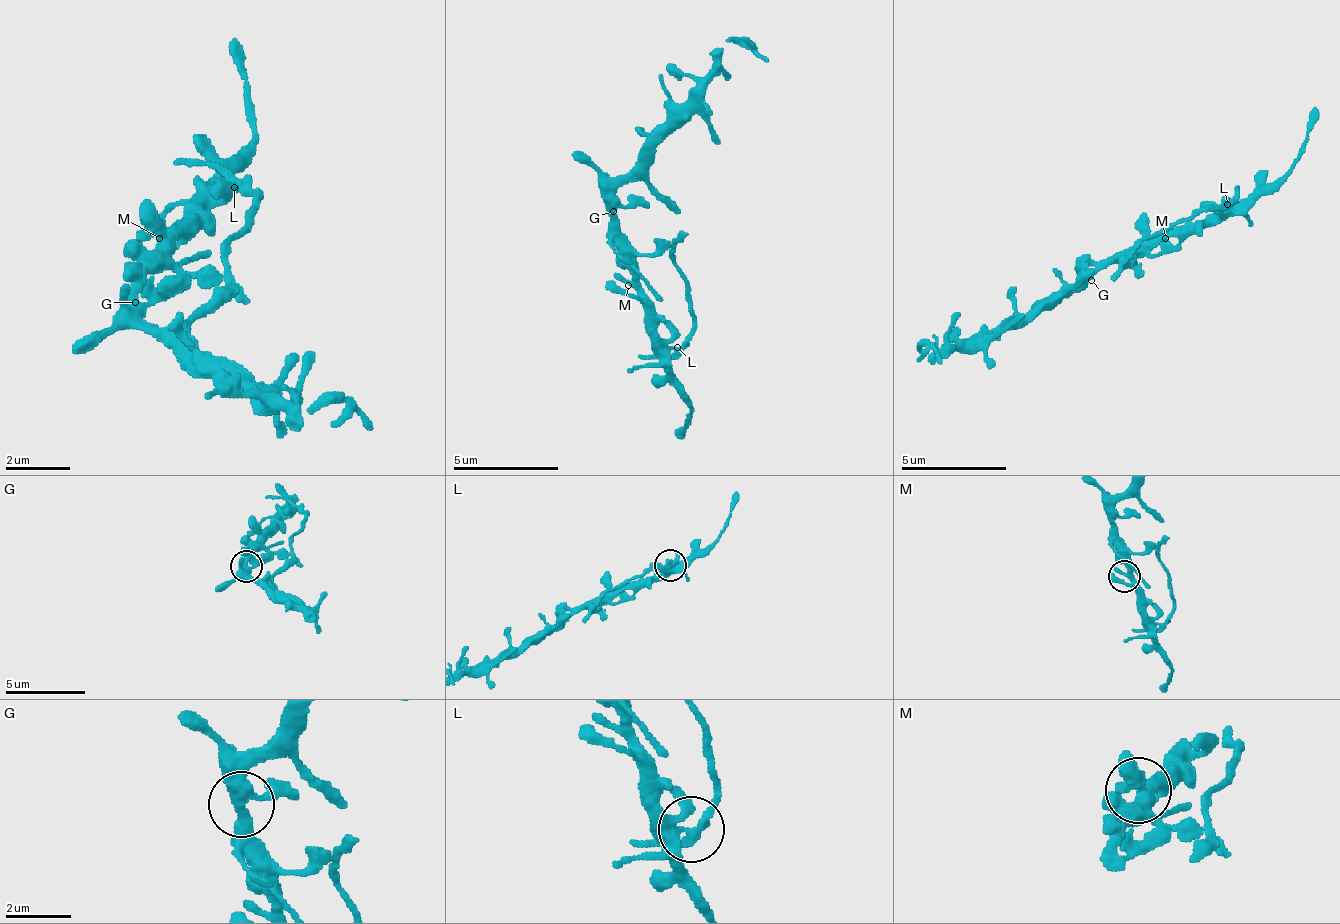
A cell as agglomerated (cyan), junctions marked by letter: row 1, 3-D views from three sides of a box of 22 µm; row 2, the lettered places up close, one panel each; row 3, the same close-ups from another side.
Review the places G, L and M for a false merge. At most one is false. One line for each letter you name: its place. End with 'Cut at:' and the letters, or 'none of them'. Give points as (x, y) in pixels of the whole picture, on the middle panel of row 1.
L: place (677, 347)
Cut at: L

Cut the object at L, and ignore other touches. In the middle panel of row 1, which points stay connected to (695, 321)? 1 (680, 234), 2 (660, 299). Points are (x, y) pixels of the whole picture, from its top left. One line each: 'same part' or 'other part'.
1: same part
2: other part

